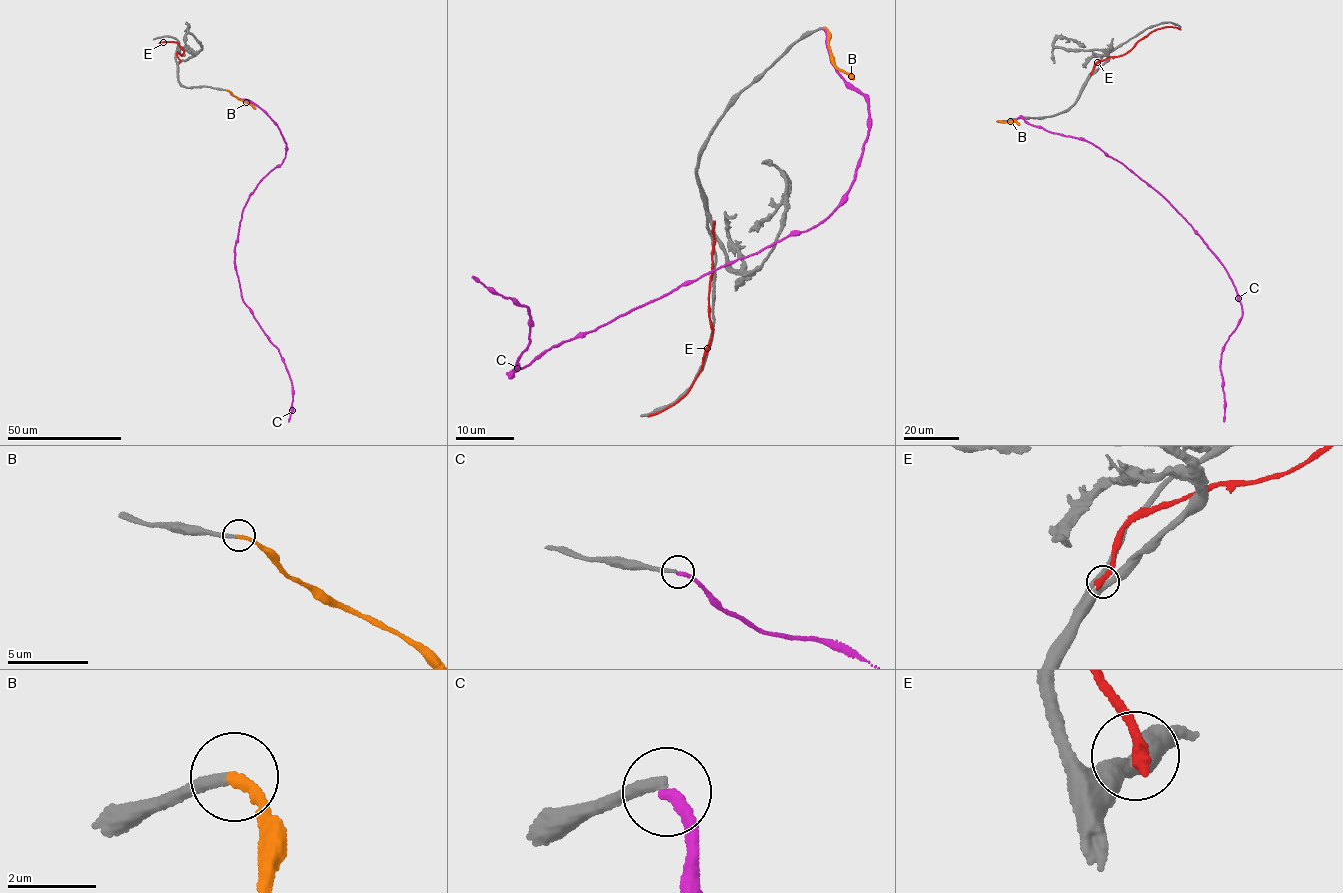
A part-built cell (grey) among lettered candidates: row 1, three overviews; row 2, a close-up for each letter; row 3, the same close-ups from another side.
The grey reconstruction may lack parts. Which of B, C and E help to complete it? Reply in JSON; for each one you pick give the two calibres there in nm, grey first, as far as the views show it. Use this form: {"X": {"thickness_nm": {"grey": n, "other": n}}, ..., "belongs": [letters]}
{"B": {"thickness_nm": {"grey": 240, "other": 240}}, "belongs": ["B"]}

